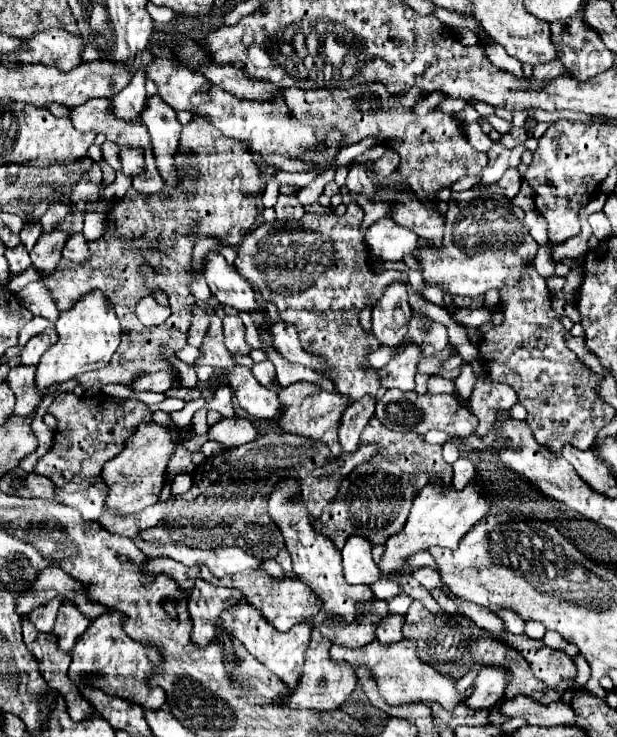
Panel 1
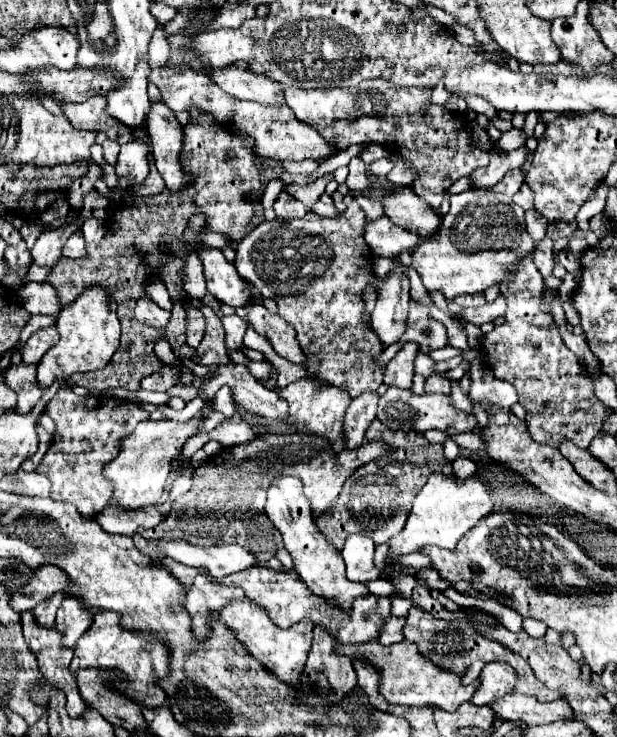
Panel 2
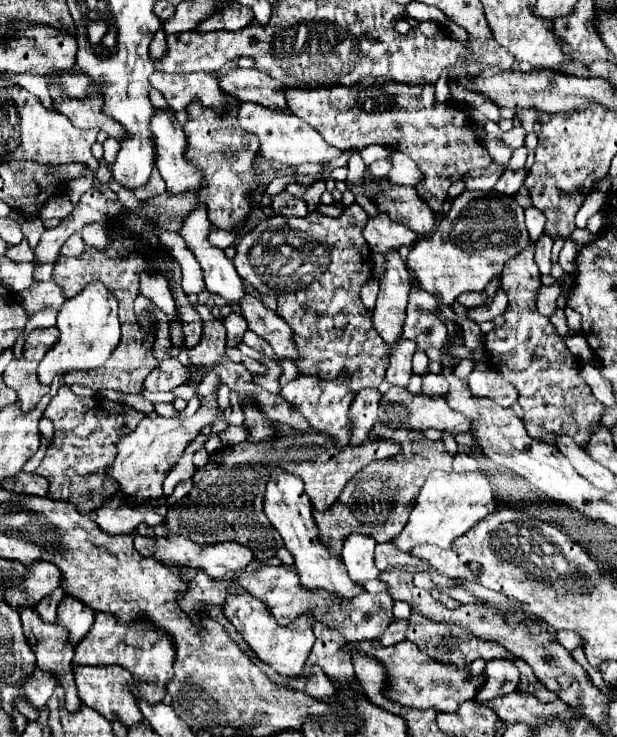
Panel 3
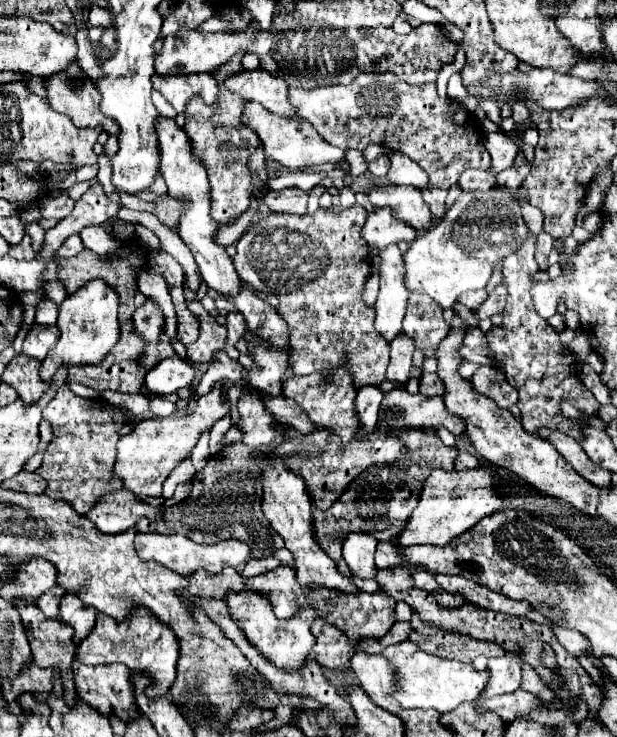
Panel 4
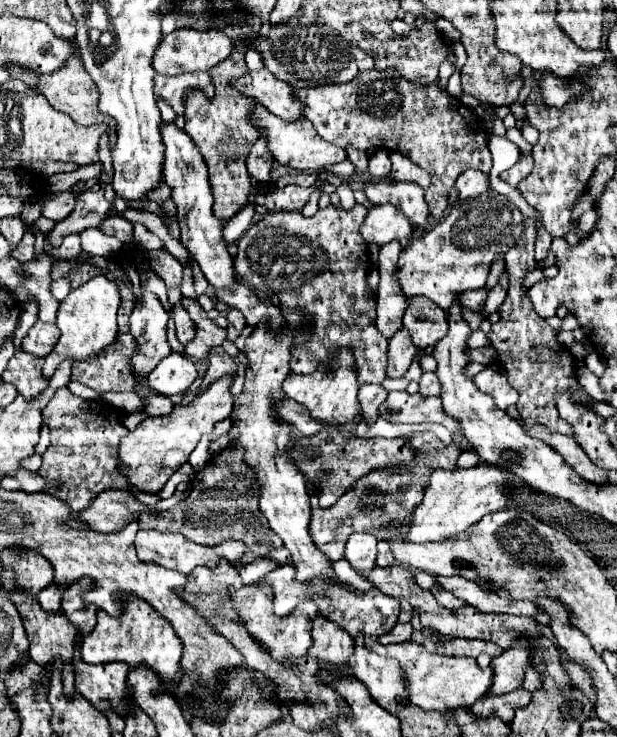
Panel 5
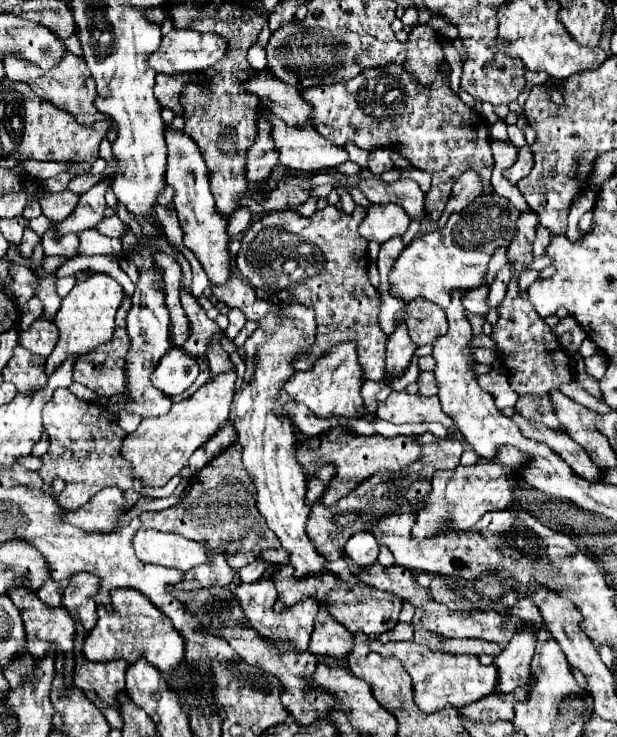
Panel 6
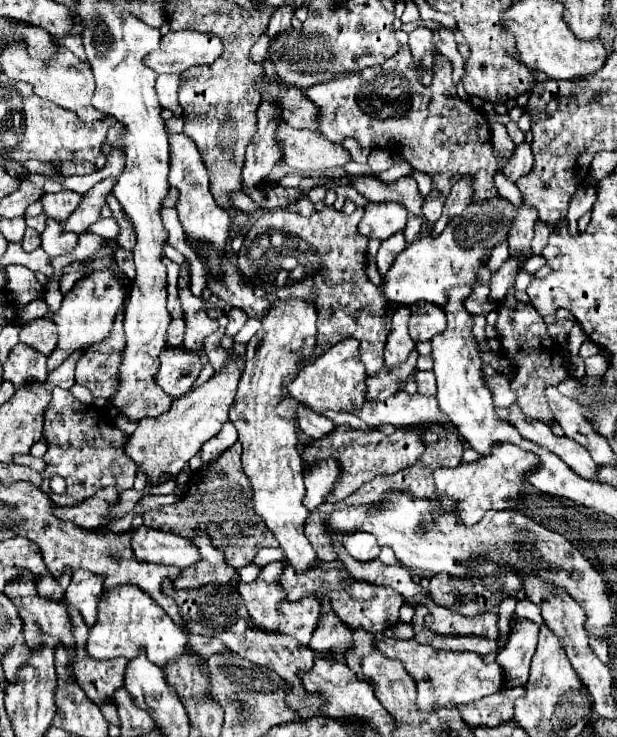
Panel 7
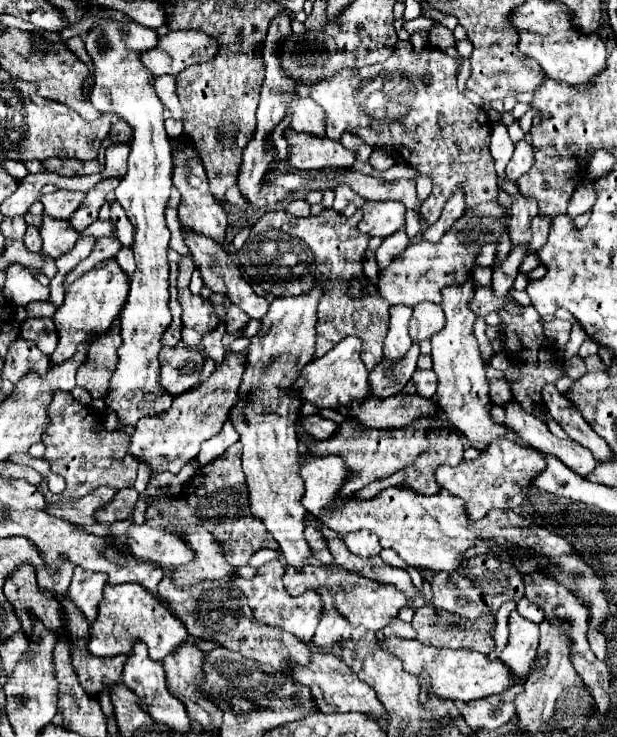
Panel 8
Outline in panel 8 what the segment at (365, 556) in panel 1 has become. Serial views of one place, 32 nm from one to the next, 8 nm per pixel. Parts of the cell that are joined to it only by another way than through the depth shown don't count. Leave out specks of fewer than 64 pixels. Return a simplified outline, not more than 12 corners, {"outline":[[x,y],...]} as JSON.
{"outline":[[367,530],[349,533],[343,541],[350,552],[380,552],[378,537]]}

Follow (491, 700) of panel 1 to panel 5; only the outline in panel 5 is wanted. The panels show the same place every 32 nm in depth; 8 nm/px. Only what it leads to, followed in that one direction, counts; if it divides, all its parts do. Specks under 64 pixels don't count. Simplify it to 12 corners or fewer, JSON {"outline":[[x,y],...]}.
{"outline":[[516,638],[492,658],[492,694],[508,694],[524,682],[532,642]]}

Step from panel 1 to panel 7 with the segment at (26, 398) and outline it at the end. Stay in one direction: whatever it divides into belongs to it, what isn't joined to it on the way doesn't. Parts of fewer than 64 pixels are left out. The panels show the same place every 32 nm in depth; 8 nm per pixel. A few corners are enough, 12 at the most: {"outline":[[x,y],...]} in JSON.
{"outline":[[16,344],[4,380],[46,380],[46,356]]}

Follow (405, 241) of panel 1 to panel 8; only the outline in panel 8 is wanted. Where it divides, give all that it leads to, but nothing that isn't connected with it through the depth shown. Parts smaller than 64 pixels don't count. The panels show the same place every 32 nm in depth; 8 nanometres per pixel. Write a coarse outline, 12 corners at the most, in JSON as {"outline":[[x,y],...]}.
{"outline":[[364,204],[358,230],[386,238],[404,228],[404,204]]}

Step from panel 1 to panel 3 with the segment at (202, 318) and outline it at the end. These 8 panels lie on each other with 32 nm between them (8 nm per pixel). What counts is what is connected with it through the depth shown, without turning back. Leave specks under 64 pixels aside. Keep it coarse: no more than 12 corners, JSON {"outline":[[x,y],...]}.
{"outline":[[188,310],[180,314],[184,344],[194,346],[202,336],[200,318]]}

